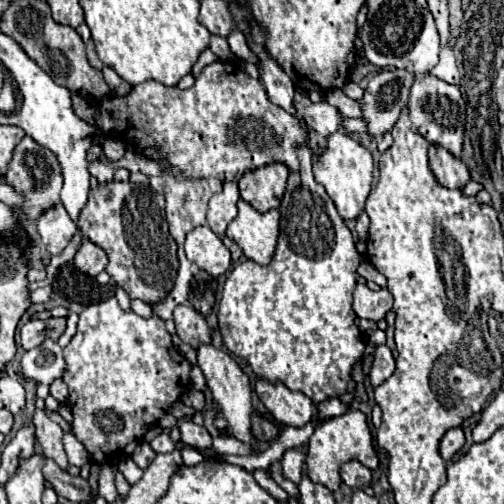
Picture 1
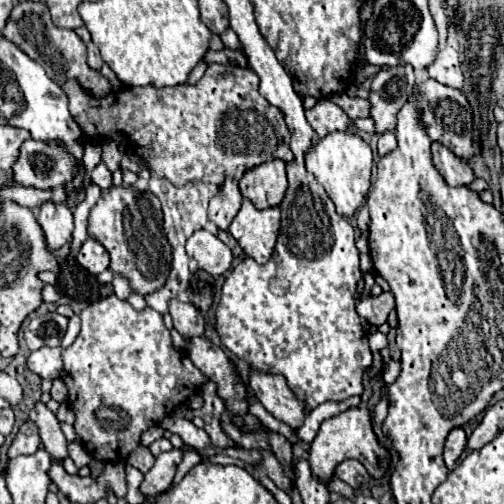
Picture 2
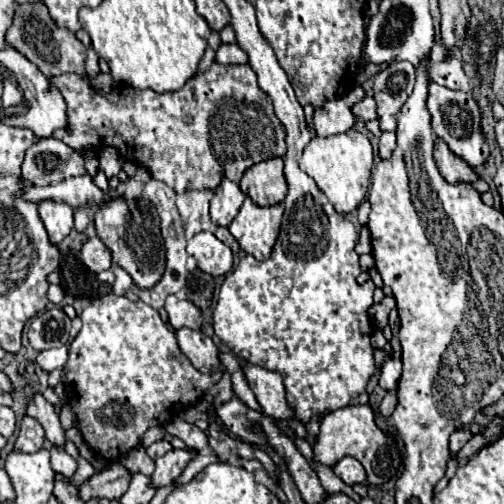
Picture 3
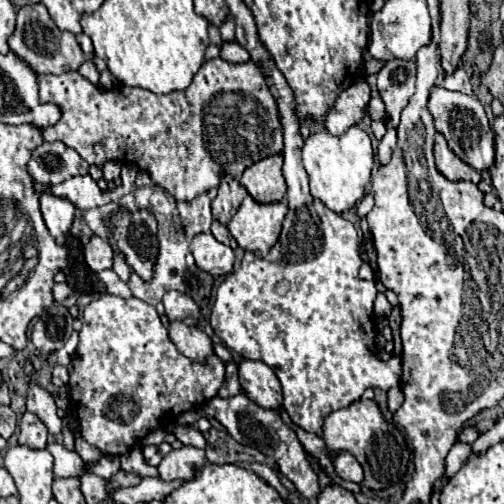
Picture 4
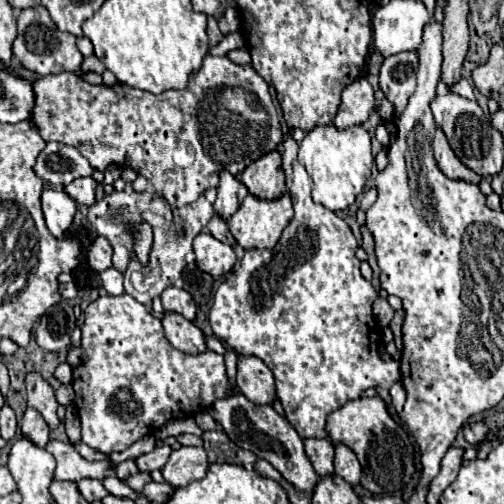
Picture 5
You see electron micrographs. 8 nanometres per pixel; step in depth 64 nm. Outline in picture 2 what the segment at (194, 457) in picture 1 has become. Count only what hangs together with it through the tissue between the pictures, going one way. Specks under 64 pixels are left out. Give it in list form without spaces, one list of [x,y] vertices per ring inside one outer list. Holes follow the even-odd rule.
[[[194,450],[184,451],[183,460],[177,467],[172,484],[177,484],[194,467],[201,462],[201,456]]]

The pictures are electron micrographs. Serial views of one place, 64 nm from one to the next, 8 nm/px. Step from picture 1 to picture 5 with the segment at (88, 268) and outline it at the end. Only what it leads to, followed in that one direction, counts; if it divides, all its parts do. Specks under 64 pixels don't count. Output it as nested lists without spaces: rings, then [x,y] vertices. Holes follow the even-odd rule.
[[[96,236],[88,246],[86,258],[88,258],[88,264],[94,272],[102,272],[112,266],[112,246],[108,244],[106,238]]]

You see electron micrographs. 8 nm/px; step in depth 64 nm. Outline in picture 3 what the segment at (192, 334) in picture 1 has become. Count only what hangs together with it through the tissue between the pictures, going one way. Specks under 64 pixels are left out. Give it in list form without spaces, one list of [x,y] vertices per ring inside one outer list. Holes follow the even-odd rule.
[[[174,294],[166,298],[166,312],[170,316],[170,324],[178,328],[190,328],[190,330],[200,330],[202,320],[200,320],[200,310],[190,302],[190,300],[178,300]]]

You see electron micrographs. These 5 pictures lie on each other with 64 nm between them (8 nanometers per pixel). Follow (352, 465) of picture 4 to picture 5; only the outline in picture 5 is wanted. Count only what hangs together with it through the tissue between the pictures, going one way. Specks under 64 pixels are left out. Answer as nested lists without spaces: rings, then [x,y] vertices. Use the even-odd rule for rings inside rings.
[[[344,444],[336,446],[336,458],[334,458],[334,470],[336,470],[336,476],[344,478],[350,486],[356,486],[360,482],[360,476],[362,476],[362,468],[360,468],[360,462],[356,458],[356,454],[346,448]]]

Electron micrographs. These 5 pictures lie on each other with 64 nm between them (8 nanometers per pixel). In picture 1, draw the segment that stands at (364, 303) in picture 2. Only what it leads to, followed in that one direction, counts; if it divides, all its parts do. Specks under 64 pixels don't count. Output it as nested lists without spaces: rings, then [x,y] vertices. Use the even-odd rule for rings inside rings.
[[[357,284],[353,292],[352,308],[360,318],[368,320],[382,320],[386,312],[392,308],[392,294],[388,288],[380,288],[378,292],[372,292],[366,284]]]

